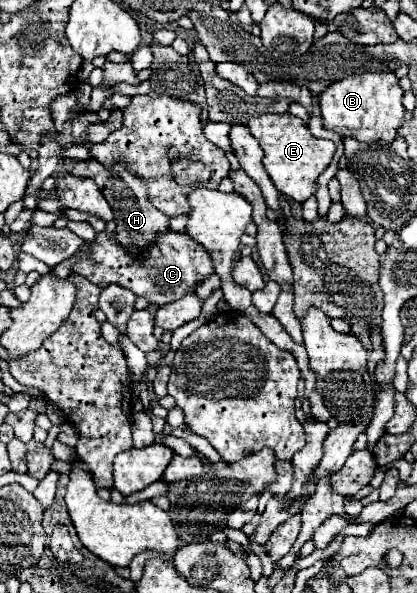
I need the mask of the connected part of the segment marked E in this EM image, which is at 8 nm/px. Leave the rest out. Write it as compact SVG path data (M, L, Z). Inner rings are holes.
M290 113L252 117L248 121L248 129L264 149L264 169L282 195L288 195L298 203L304 203L308 197L316 195L318 177L324 173L336 153L336 145L332 141L316 139L310 129Z

